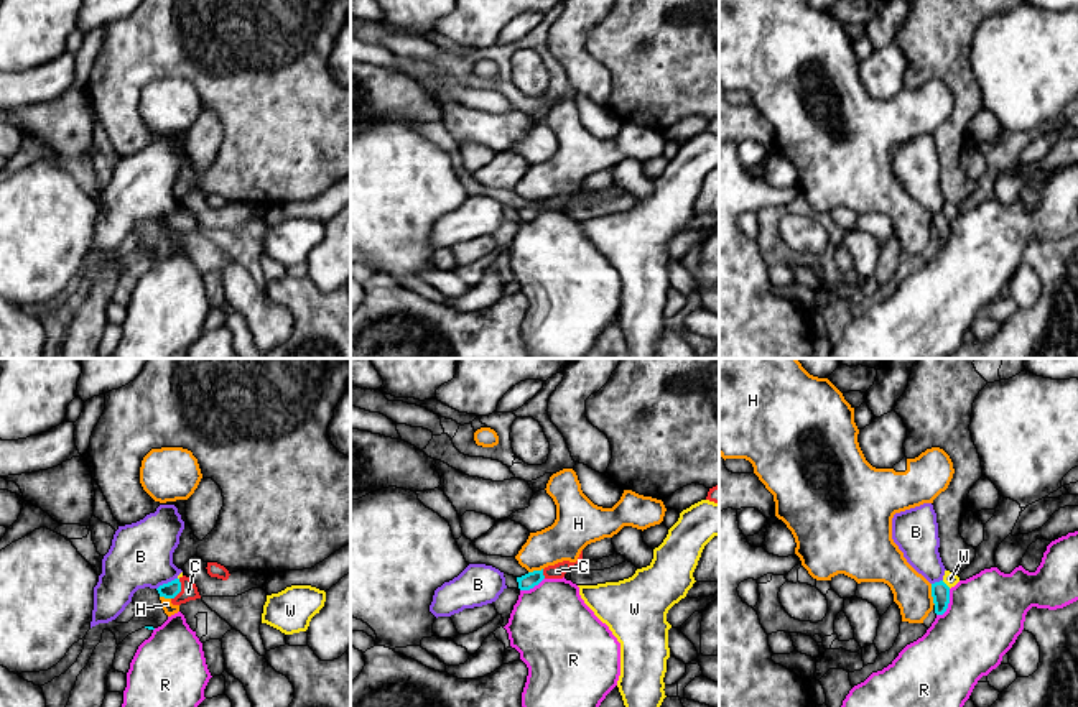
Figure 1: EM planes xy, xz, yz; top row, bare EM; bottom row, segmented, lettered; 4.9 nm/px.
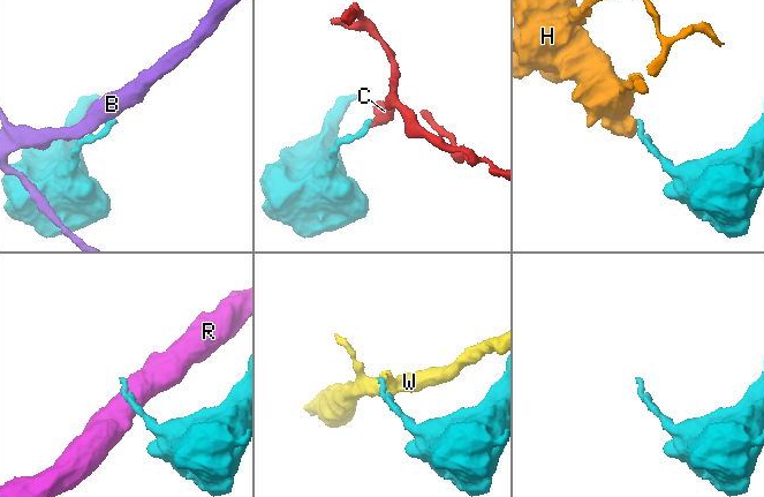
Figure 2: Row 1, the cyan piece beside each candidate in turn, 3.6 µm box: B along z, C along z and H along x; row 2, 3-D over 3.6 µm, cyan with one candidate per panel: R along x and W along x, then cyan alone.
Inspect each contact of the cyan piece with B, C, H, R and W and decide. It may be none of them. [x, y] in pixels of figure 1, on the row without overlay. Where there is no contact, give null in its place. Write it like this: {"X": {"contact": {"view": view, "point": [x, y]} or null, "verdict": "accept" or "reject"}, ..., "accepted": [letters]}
{"B": {"contact": {"view": "xy", "point": [168, 214]}, "verdict": "reject"}, "C": {"contact": {"view": "xy", "point": [180, 221]}, "verdict": "accept"}, "H": {"contact": {"view": "yz", "point": [932, 226]}, "verdict": "reject"}, "R": {"contact": {"view": "yz", "point": [948, 234]}, "verdict": "reject"}, "W": {"contact": {"view": "yz", "point": [945, 216]}, "verdict": "reject"}, "accepted": ["C"]}

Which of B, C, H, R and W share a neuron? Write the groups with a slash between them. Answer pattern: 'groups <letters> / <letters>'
groups B / C / H / R / W

